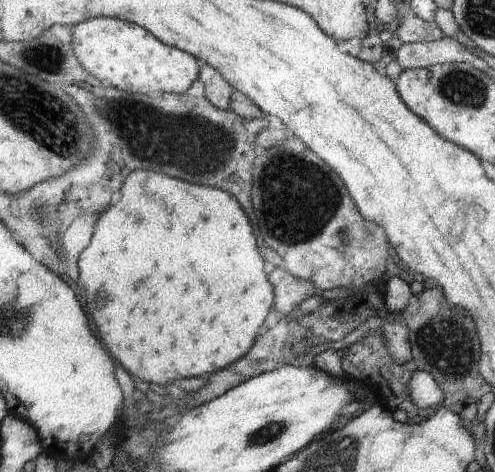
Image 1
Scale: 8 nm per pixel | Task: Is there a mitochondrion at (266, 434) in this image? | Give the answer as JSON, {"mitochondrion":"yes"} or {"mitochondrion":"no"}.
{"mitochondrion":"yes"}

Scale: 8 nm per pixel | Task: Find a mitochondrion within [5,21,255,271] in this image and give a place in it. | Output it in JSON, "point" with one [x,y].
{"point":[59,60]}

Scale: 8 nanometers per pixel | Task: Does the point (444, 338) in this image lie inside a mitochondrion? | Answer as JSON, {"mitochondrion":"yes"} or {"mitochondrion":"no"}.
{"mitochondrion":"yes"}

